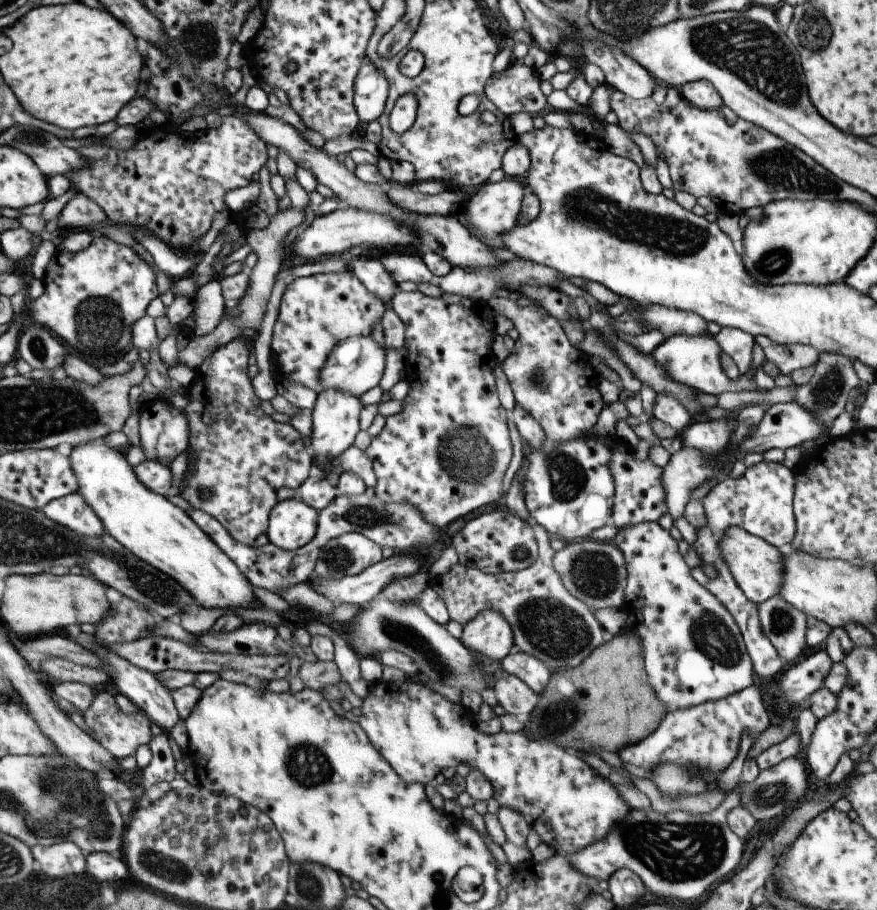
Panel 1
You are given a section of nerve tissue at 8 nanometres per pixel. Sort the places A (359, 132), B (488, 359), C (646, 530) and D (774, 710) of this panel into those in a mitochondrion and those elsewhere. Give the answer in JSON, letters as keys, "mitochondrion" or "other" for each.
{"A":"other","B":"other","C":"other","D":"other"}

